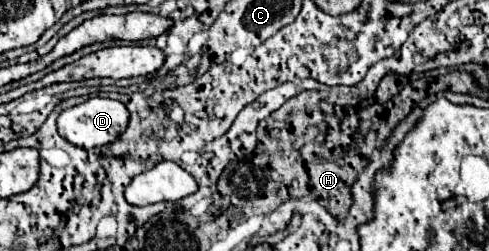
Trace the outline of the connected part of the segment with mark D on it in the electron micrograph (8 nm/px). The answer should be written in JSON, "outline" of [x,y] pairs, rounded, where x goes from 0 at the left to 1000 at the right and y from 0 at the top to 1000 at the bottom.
{"outline":[[[186,386],[166,418],[153,418],[145,434],[133,434],[117,474],[117,514],[129,554],[141,570],[166,586],[166,594],[190,594],[219,570],[231,570],[256,514],[264,482],[264,442],[247,402],[215,394],[215,386]]]}

